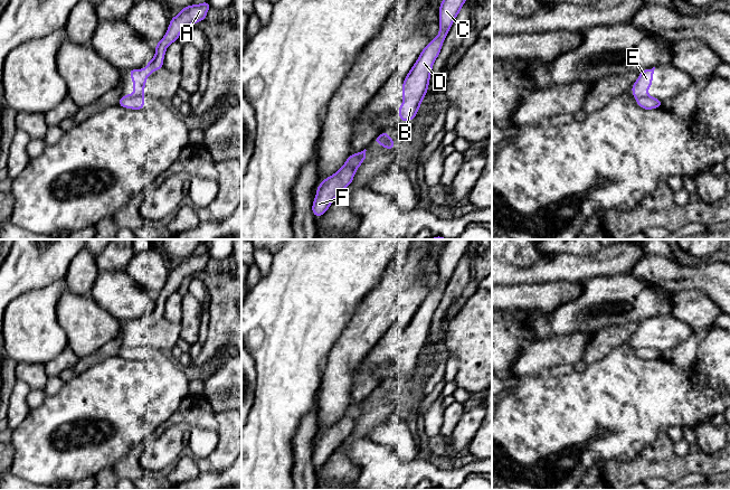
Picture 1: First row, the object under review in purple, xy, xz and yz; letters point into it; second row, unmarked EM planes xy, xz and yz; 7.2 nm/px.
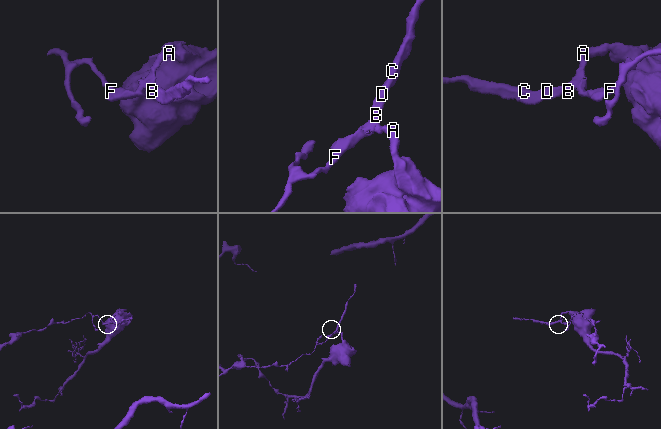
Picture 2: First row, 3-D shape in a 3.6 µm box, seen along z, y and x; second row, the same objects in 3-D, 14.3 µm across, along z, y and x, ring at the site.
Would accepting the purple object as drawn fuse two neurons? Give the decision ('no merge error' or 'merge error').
merge error

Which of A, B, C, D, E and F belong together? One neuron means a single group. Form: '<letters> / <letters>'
A B C D E / F

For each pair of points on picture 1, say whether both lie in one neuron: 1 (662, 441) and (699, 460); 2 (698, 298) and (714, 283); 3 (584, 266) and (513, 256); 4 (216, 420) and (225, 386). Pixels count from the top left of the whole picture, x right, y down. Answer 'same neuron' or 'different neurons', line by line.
1: same neuron
2: different neurons
3: different neurons
4: different neurons

